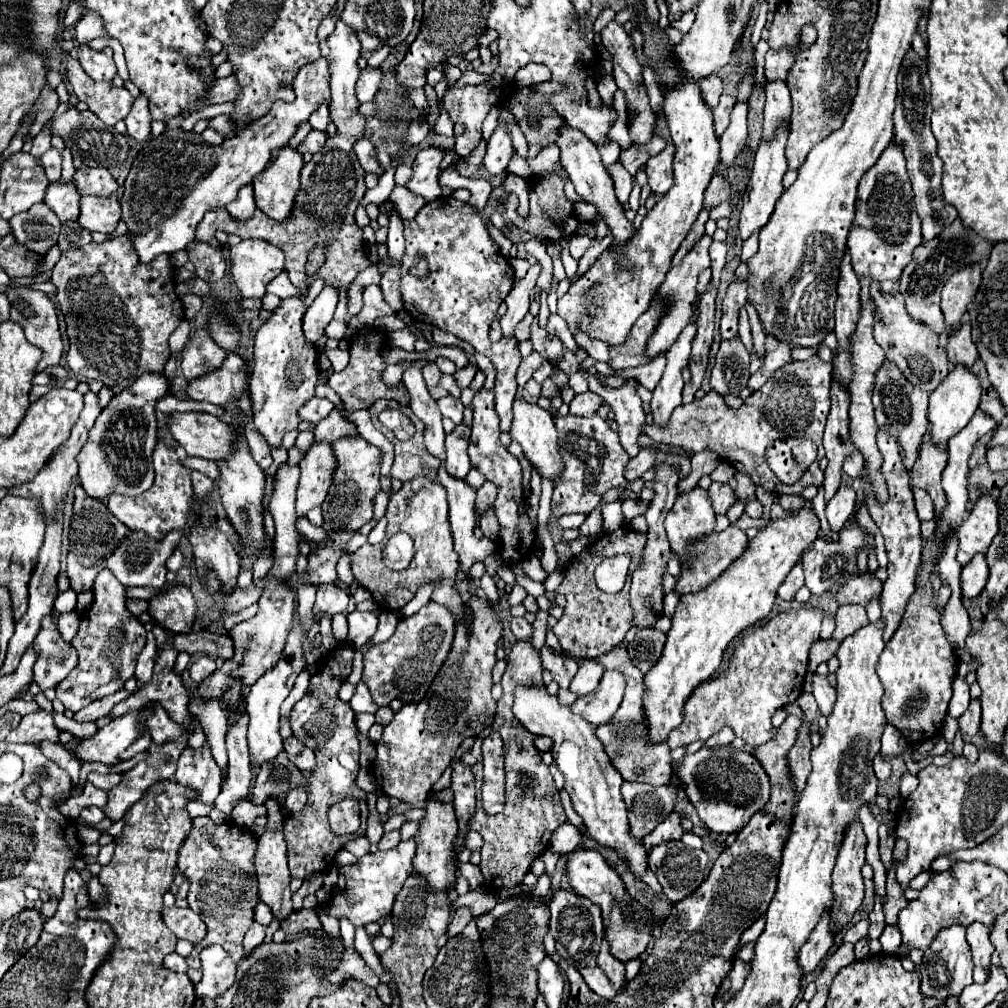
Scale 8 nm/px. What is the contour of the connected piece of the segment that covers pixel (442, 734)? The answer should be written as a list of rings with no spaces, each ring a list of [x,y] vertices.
[[[472,595],[466,603],[466,615],[456,623],[452,649],[434,677],[426,697],[420,703],[404,705],[384,727],[382,739],[376,743],[376,759],[372,773],[378,787],[404,803],[426,801],[432,785],[442,777],[444,769],[456,755],[460,743],[476,737],[492,725],[496,701],[490,695],[492,667],[496,663],[496,647],[502,639],[502,619],[498,607],[488,599]]]

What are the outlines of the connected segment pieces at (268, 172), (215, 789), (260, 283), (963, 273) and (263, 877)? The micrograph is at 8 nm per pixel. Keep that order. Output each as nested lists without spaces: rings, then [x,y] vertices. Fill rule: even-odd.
[[[280,149],[272,159],[272,165],[252,181],[256,207],[274,221],[286,221],[292,217],[294,201],[300,189],[300,171],[304,167],[302,153],[294,149]]]
[[[208,745],[202,751],[186,747],[178,759],[176,783],[196,793],[192,801],[212,805],[220,793],[222,771],[216,765]]]
[[[248,239],[240,241],[236,247],[230,247],[230,259],[232,259],[232,277],[234,283],[238,285],[242,297],[250,299],[262,299],[266,293],[266,285],[284,269],[284,253],[260,239]]]
[[[970,265],[968,269],[960,269],[946,281],[942,289],[940,307],[948,327],[960,325],[960,319],[966,313],[966,307],[972,301],[972,295],[980,287],[980,275],[982,275],[982,267]]]
[[[266,831],[258,839],[256,879],[260,899],[270,905],[274,917],[286,919],[292,913],[292,891],[286,863],[286,841],[280,831]]]

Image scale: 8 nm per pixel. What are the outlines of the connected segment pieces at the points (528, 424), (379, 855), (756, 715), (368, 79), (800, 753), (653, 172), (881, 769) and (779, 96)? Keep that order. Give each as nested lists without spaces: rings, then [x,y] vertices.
[[[516,399],[510,437],[522,445],[524,457],[534,465],[534,469],[538,471],[538,475],[542,479],[550,479],[554,483],[556,477],[560,477],[560,473],[562,473],[560,469],[564,469],[564,463],[560,461],[562,457],[558,451],[558,431],[554,427],[554,417],[550,411],[546,411],[538,405],[530,405],[524,399]]]
[[[414,839],[400,841],[394,849],[368,853],[358,859],[358,863],[340,867],[340,879],[332,891],[332,901],[324,905],[324,911],[334,917],[348,917],[354,925],[368,925],[378,919],[386,919],[392,913],[396,895],[402,891],[404,881],[414,873],[412,857],[416,843]]]
[[[812,605],[788,609],[772,617],[766,625],[748,631],[736,647],[726,673],[700,685],[688,699],[684,721],[666,741],[670,749],[706,741],[722,727],[730,727],[736,737],[754,747],[772,741],[776,737],[776,727],[770,721],[774,711],[802,695],[802,683],[808,671],[808,649],[820,639],[822,615],[824,611]]]
[[[364,69],[360,71],[360,77],[356,81],[356,97],[360,103],[366,103],[366,101],[372,101],[378,87],[380,87],[380,69]]]
[[[802,717],[802,727],[798,733],[796,745],[788,753],[788,763],[796,779],[796,791],[804,787],[804,781],[808,779],[810,773],[810,751],[812,751],[812,741],[810,741],[810,723]]]
[[[666,145],[666,149],[662,153],[658,153],[656,157],[650,157],[646,163],[648,185],[650,185],[652,193],[656,193],[660,197],[672,187],[672,181],[674,181],[672,159],[674,159],[674,147]]]
[[[880,753],[874,757],[874,773],[876,773],[876,777],[880,781],[884,781],[884,779],[890,777],[890,763]]]
[[[768,81],[766,87],[766,107],[764,107],[764,133],[762,139],[772,139],[776,125],[786,121],[792,111],[790,103],[790,89],[786,81]]]

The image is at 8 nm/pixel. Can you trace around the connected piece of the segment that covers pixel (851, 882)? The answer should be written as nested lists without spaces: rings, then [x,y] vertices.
[[[854,819],[850,823],[850,827],[846,829],[834,871],[832,871],[832,891],[836,893],[836,901],[832,903],[832,917],[836,923],[836,929],[840,931],[856,913],[856,909],[860,907],[862,899],[864,899],[864,883],[862,883],[862,875],[860,869],[866,863],[866,835],[862,829],[862,823],[858,819]]]

